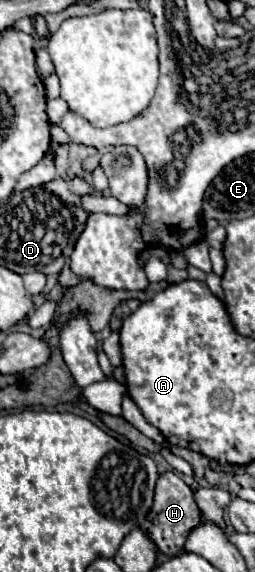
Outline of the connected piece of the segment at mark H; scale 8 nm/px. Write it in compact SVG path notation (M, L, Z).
M166 472L158 478L156 484L156 496L154 496L154 506L150 510L150 516L146 516L142 528L148 530L150 538L154 540L154 544L158 546L158 550L166 556L174 556L178 552L182 552L186 536L190 532L190 528L194 524L198 524L200 518L200 510L192 498L192 490L172 472Z

